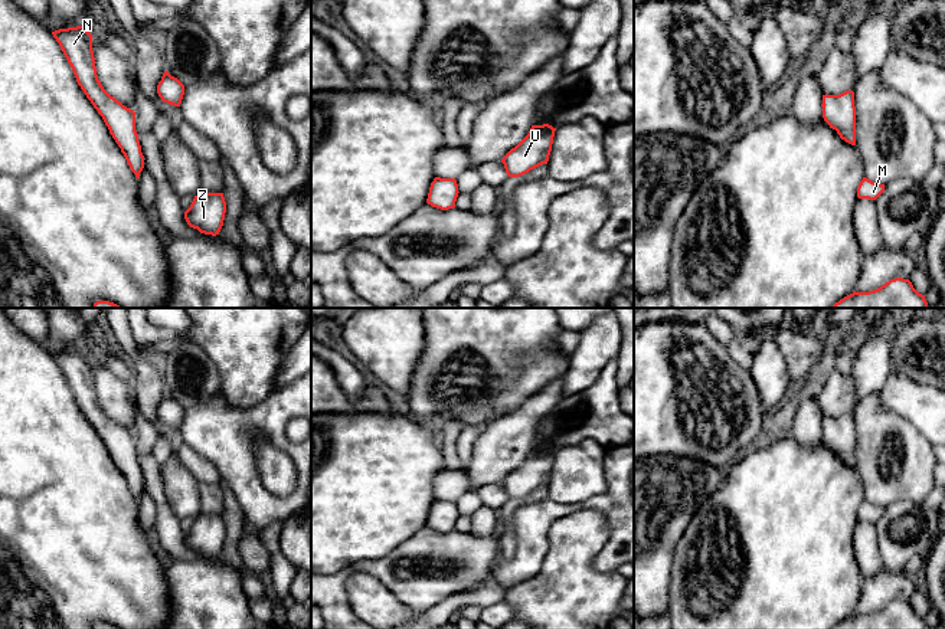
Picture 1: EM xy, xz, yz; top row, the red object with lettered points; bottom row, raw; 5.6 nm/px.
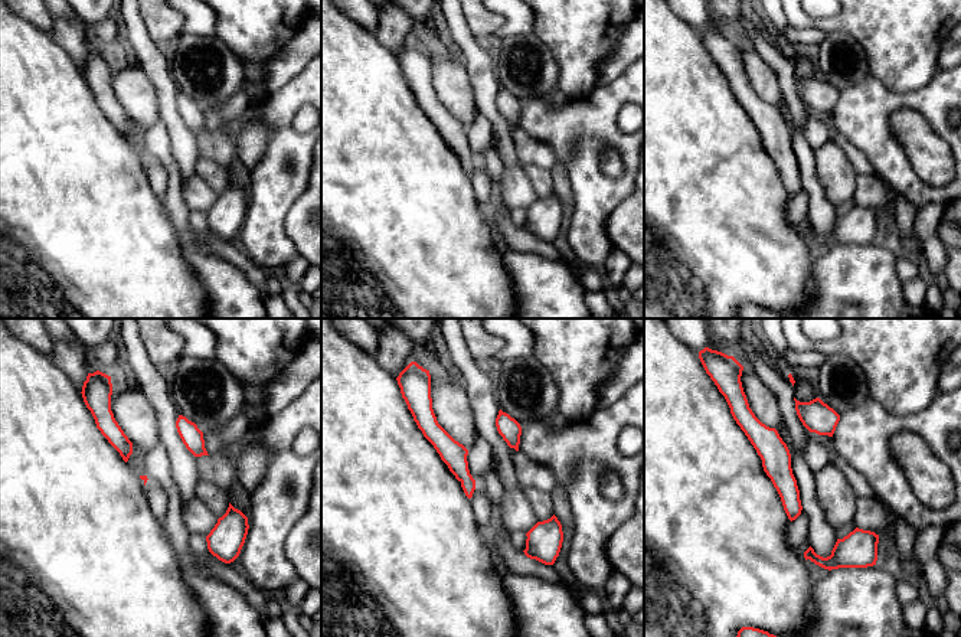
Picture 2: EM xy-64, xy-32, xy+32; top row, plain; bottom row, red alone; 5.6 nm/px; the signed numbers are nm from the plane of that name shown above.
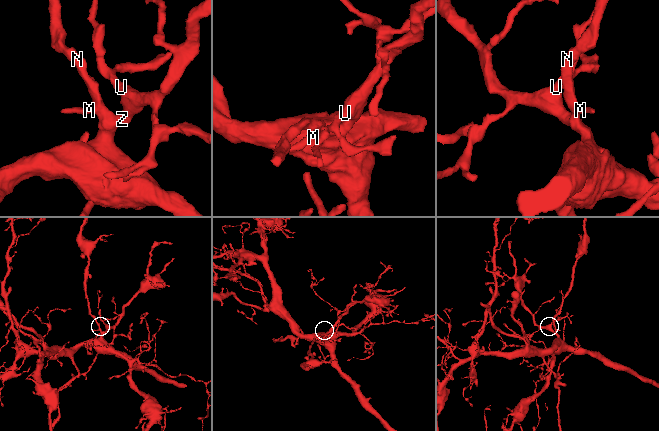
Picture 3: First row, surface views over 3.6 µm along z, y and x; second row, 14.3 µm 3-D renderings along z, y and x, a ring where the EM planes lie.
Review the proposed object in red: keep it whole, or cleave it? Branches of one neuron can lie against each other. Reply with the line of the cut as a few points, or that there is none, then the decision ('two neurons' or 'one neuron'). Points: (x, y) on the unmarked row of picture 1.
no cut; one neuron

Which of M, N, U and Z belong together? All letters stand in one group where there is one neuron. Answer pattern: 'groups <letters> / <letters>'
groups M N U Z

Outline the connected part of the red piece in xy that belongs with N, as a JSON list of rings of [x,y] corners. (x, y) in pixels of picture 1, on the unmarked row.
[[[84,348],[59,351],[52,357],[68,381],[78,407],[102,439],[131,494],[140,501],[144,478],[135,453],[135,435],[111,419],[101,407],[95,390],[92,357]]]

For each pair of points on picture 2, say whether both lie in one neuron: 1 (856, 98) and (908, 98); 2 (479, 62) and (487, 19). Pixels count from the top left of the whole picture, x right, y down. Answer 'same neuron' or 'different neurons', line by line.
1: same neuron
2: different neurons

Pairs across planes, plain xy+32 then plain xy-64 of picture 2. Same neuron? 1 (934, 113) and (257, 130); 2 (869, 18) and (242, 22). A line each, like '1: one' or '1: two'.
1: two
2: one

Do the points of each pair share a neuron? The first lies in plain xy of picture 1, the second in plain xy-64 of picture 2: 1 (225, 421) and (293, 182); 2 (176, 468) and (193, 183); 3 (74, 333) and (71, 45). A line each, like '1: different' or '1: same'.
1: same
2: same
3: same

